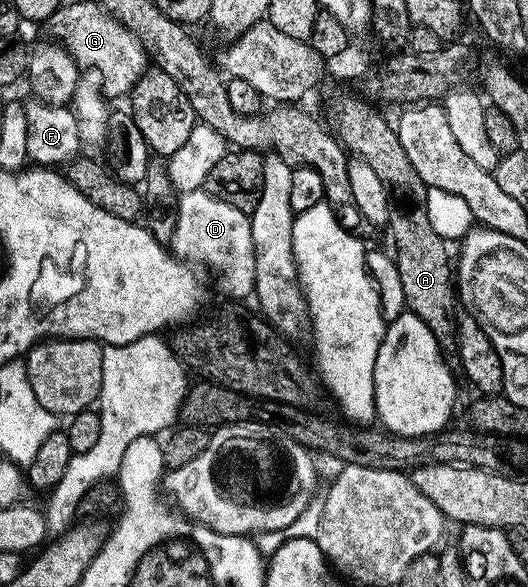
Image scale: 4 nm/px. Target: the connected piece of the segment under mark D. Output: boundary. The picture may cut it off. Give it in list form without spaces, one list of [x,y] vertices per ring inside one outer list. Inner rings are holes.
[[[203,188],[184,192],[178,197],[176,233],[169,245],[172,253],[186,258],[192,265],[204,264],[215,271],[215,280],[227,296],[243,300],[255,291],[255,251],[248,213],[213,198]]]

